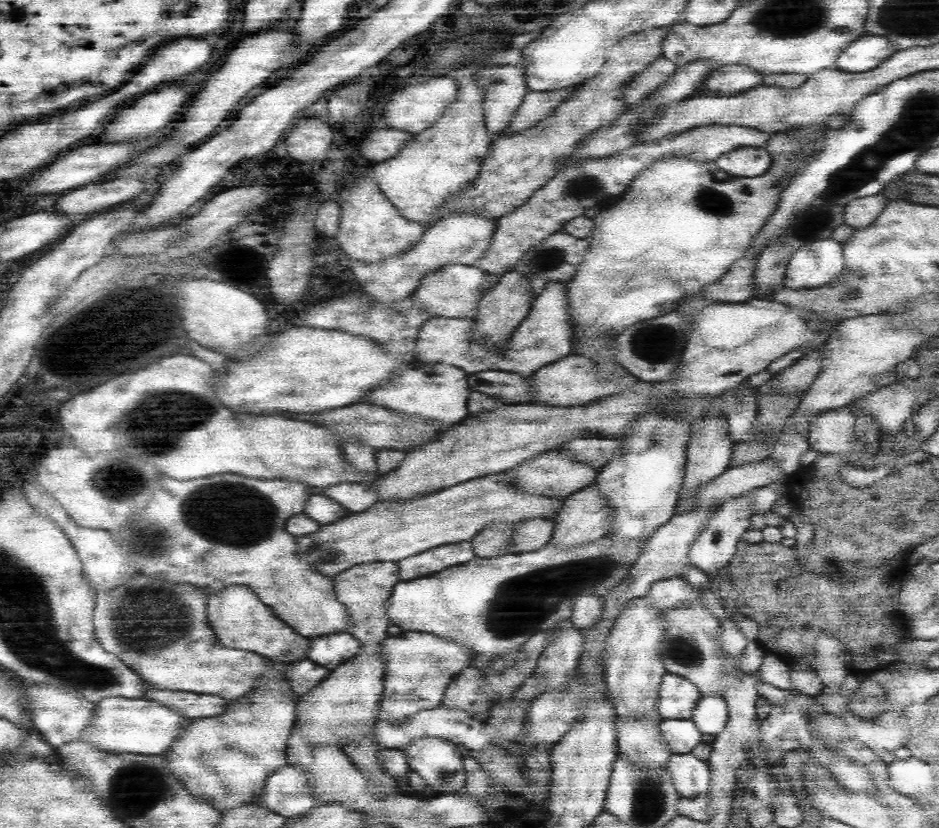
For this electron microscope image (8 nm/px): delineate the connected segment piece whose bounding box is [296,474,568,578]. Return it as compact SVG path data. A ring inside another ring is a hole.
M488 474L470 482L462 482L412 500L376 502L360 514L348 514L344 520L322 526L310 536L296 538L300 560L308 562L320 574L334 578L352 566L370 562L402 562L414 554L422 554L436 546L470 542L486 526L518 524L524 520L554 518L568 498L524 496L502 486L502 474Z

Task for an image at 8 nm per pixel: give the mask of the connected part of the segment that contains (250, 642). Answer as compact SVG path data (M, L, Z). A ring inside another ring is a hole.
M230 586L230 590L220 590L218 594L208 596L208 622L216 638L220 638L222 646L250 650L252 654L260 654L268 660L282 662L288 656L294 656L296 660L306 658L306 652L310 648L310 638L304 638L282 618L274 616L272 606L262 604L256 598L256 592L246 586ZM290 648L294 648L294 652Z

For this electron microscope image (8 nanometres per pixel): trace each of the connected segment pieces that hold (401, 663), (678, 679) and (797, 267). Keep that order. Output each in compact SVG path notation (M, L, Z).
M406 630L402 632L402 636L384 638L384 642L380 644L380 652L386 660L386 676L382 700L378 702L378 722L402 722L422 710L438 708L454 676L460 670L470 668L470 662L474 662L476 658L476 652L466 642Z
M668 672L660 684L658 716L662 720L690 720L700 696L700 688L688 678Z
M834 238L804 244L786 264L784 290L812 290L836 282L846 270L844 244Z

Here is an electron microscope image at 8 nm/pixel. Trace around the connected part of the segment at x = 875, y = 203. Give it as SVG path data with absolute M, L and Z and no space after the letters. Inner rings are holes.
M882 194L876 196L866 196L866 198L856 198L846 206L846 218L844 224L852 226L856 230L868 228L876 222L876 218L884 212L888 200Z

